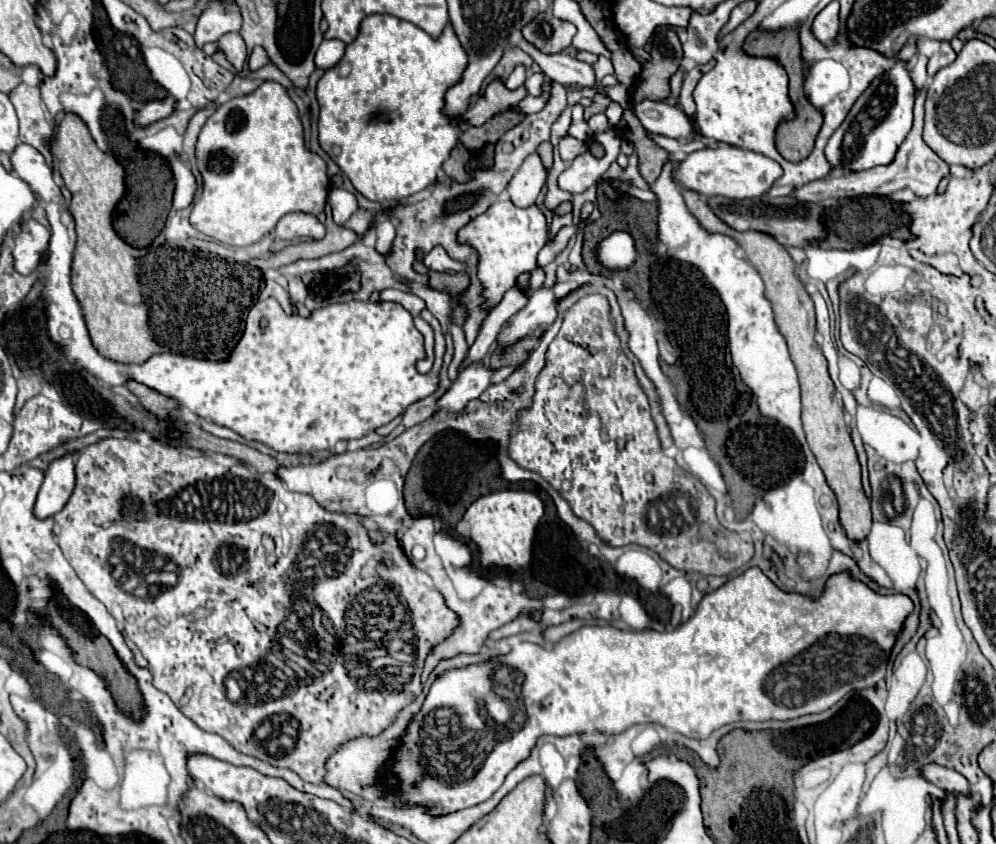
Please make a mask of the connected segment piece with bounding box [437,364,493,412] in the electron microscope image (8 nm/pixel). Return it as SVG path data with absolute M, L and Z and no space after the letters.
M471 364L437 400L437 408L445 412L461 412L471 400L479 398L481 392L487 390L491 376L493 372L485 364Z

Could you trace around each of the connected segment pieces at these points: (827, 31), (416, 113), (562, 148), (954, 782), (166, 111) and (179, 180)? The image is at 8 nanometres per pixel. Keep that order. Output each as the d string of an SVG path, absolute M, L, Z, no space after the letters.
M831 2L815 20L813 34L823 44L833 44L839 36L839 2Z
M367 16L361 22L357 40L347 46L339 64L351 64L349 74L343 76L339 70L341 66L335 66L325 72L321 84L317 86L317 100L323 114L319 116L321 148L337 162L343 174L349 176L355 190L369 200L397 200L429 188L437 180L441 164L447 160L461 134L459 120L449 120L441 114L445 90L459 82L467 64L467 54L463 52L451 24L437 40L433 40L415 24L395 16Z
M565 134L563 138L559 138L559 152L561 152L561 158L565 162L571 162L579 154L583 154L585 150L587 150L587 144L581 142L581 140L577 140L577 138L573 138L573 136L569 136L569 134Z
M929 764L929 766L923 766L923 776L949 794L963 794L963 796L971 794L967 778L951 768L943 768L939 764Z
M167 96L163 100L147 102L145 108L137 112L137 124L147 126L147 124L151 124L155 120L161 120L161 118L169 116L173 110L175 110L175 98L173 96Z
M173 158L171 160L171 170L173 170L173 180L175 180L175 196L173 196L173 208L181 210L187 208L193 202L195 196L195 178L191 174L191 170L185 166L185 162L181 158Z

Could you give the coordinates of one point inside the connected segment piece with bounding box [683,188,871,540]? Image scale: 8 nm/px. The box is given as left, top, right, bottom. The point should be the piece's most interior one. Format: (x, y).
(827, 432)

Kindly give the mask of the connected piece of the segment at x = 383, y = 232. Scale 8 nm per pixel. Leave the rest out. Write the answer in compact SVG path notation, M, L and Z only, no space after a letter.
M381 220L381 222L375 222L373 224L373 230L377 234L377 250L381 254L385 254L389 248L391 248L391 242L395 238L395 226L391 224L391 220Z

